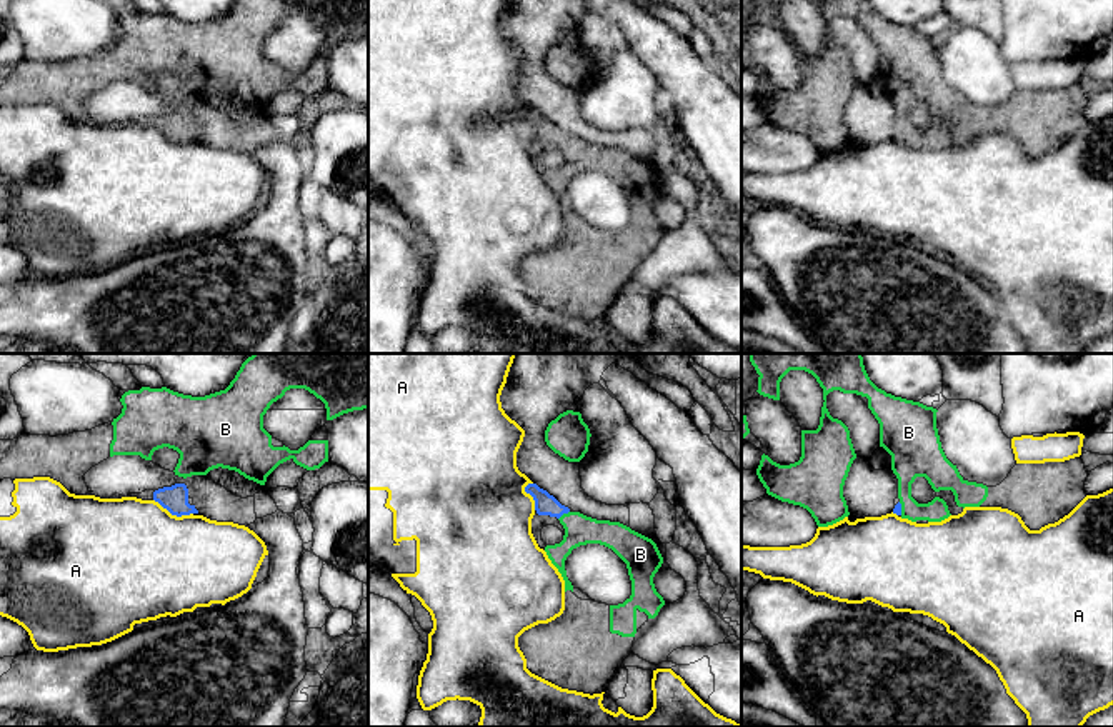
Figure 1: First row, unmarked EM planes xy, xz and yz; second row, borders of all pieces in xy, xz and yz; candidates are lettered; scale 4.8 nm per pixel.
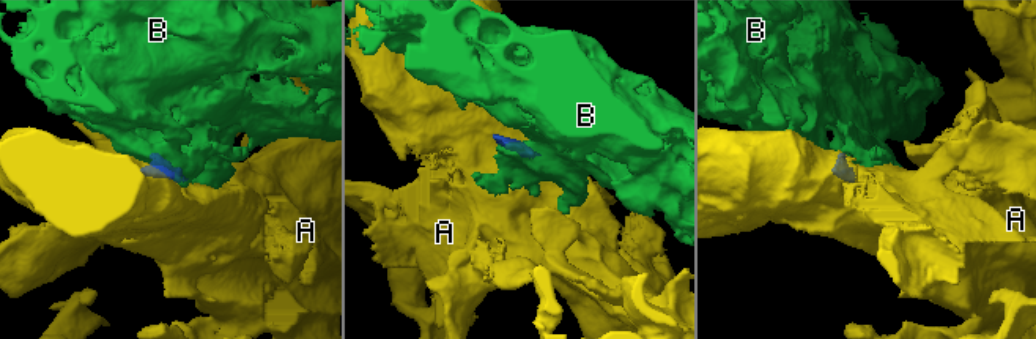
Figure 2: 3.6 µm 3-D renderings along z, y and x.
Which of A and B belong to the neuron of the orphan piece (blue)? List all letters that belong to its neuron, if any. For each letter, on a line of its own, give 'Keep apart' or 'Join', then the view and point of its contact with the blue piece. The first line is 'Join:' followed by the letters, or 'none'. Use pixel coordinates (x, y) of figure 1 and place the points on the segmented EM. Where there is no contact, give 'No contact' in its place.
Join: B
A: Keep apart. Touches blue at xy (174, 514)
B: Join. Touches blue at xz (563, 512)

